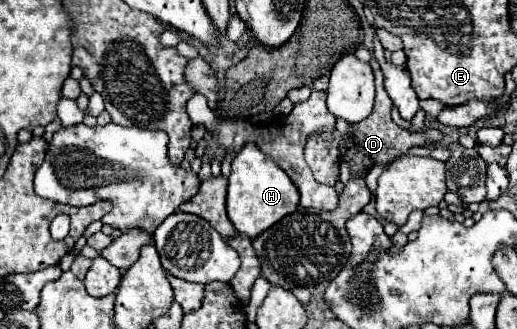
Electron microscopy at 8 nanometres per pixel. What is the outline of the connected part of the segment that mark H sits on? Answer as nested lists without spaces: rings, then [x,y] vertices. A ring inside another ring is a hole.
[[[248,143],[232,161],[232,173],[228,177],[228,217],[238,233],[256,237],[270,229],[284,215],[296,211],[300,193],[288,175],[272,161],[270,155],[262,153],[256,143]]]

